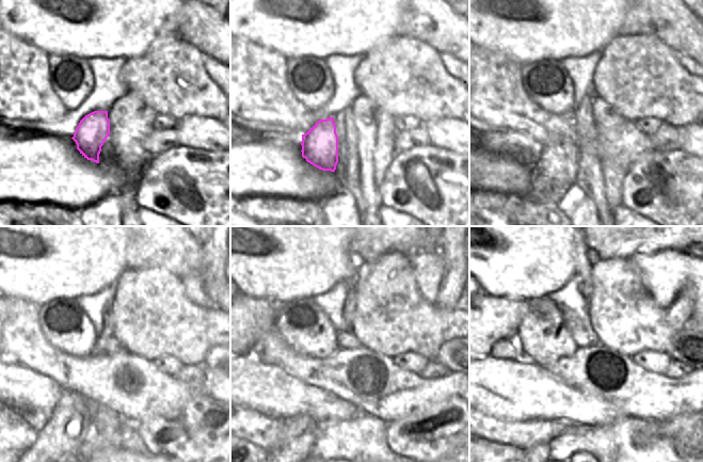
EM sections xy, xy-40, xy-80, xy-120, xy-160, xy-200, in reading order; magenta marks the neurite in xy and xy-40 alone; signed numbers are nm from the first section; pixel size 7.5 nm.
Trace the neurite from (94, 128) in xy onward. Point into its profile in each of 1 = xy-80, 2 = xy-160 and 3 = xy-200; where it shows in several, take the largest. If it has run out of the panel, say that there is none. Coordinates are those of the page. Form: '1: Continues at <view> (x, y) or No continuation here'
1: Continues at xy-80 (555, 171)
2: Continues at xy-160 (301, 432)
3: Continues at xy-200 (543, 443).

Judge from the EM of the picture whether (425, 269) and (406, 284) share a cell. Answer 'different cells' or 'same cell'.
different cells

